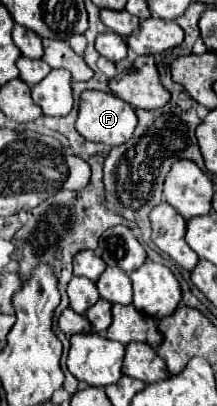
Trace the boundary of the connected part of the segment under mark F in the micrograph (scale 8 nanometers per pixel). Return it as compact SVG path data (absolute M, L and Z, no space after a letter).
M86 90L80 96L76 130L90 142L120 146L130 140L136 128L134 108L124 100L98 90Z

